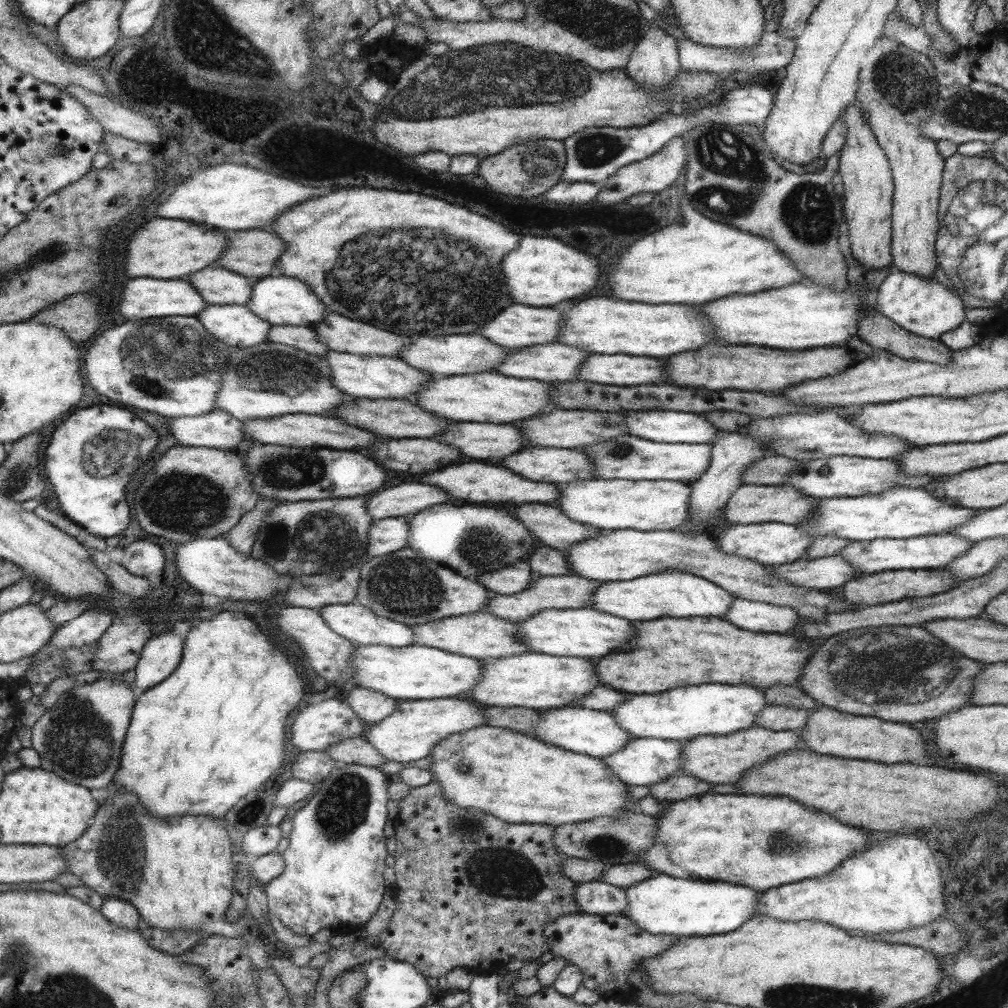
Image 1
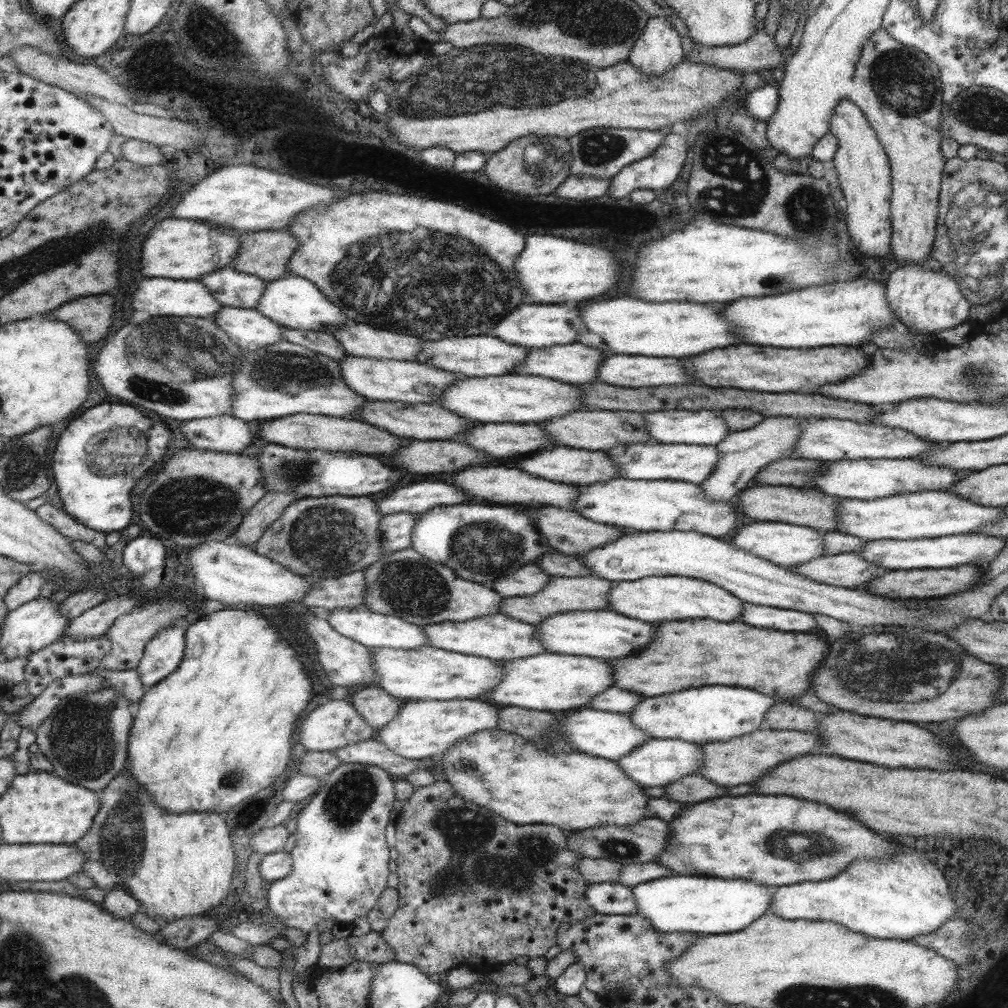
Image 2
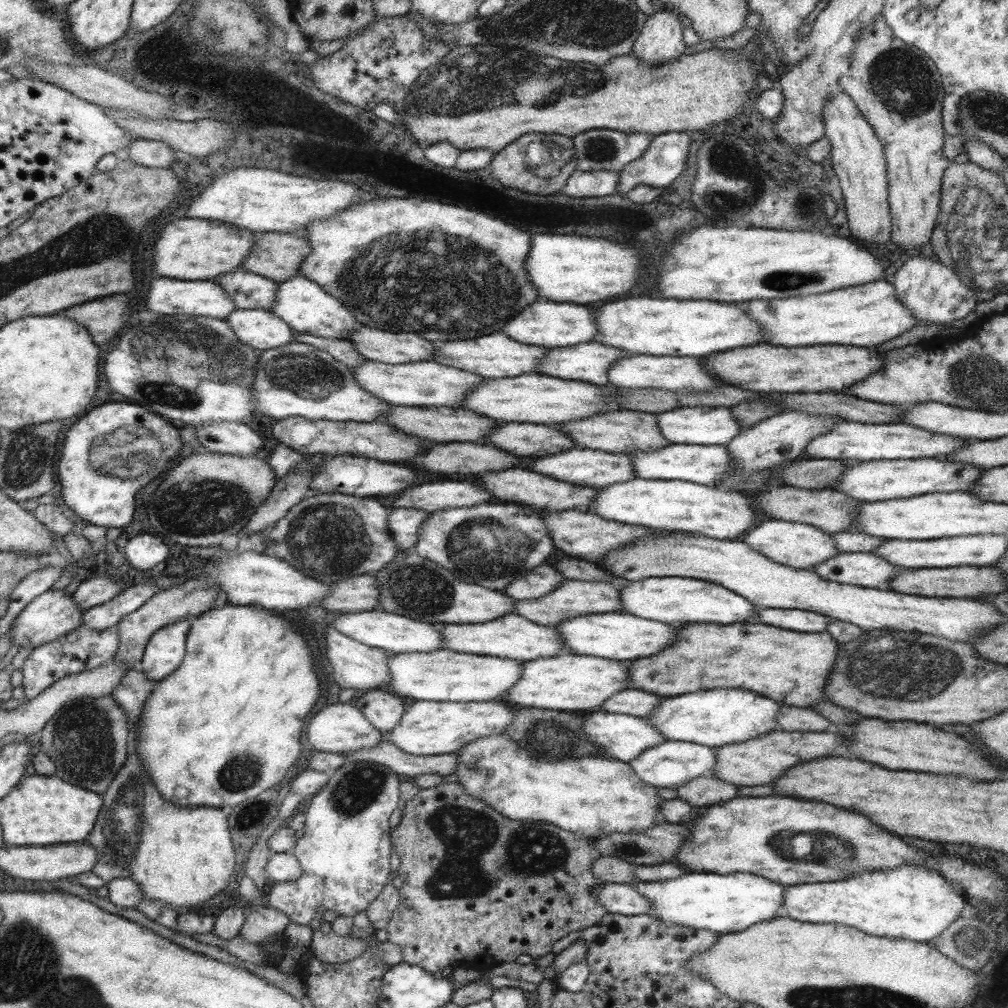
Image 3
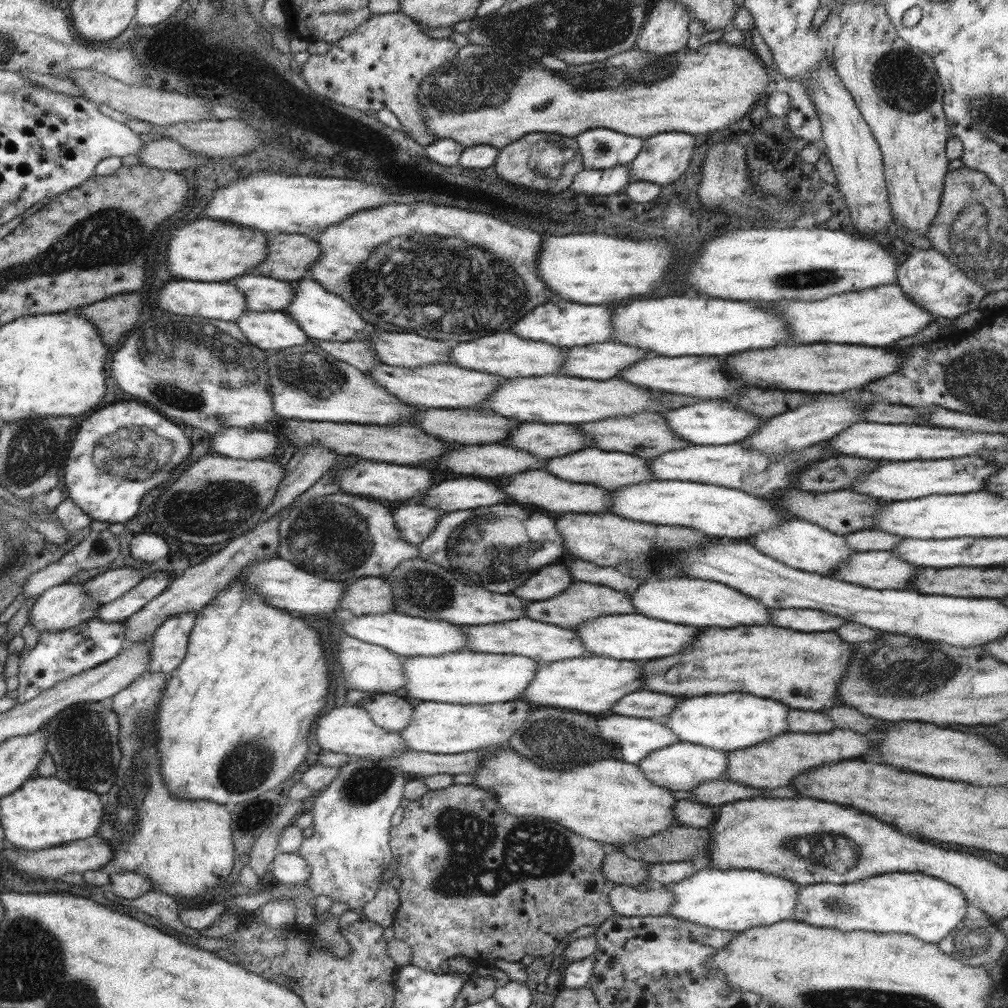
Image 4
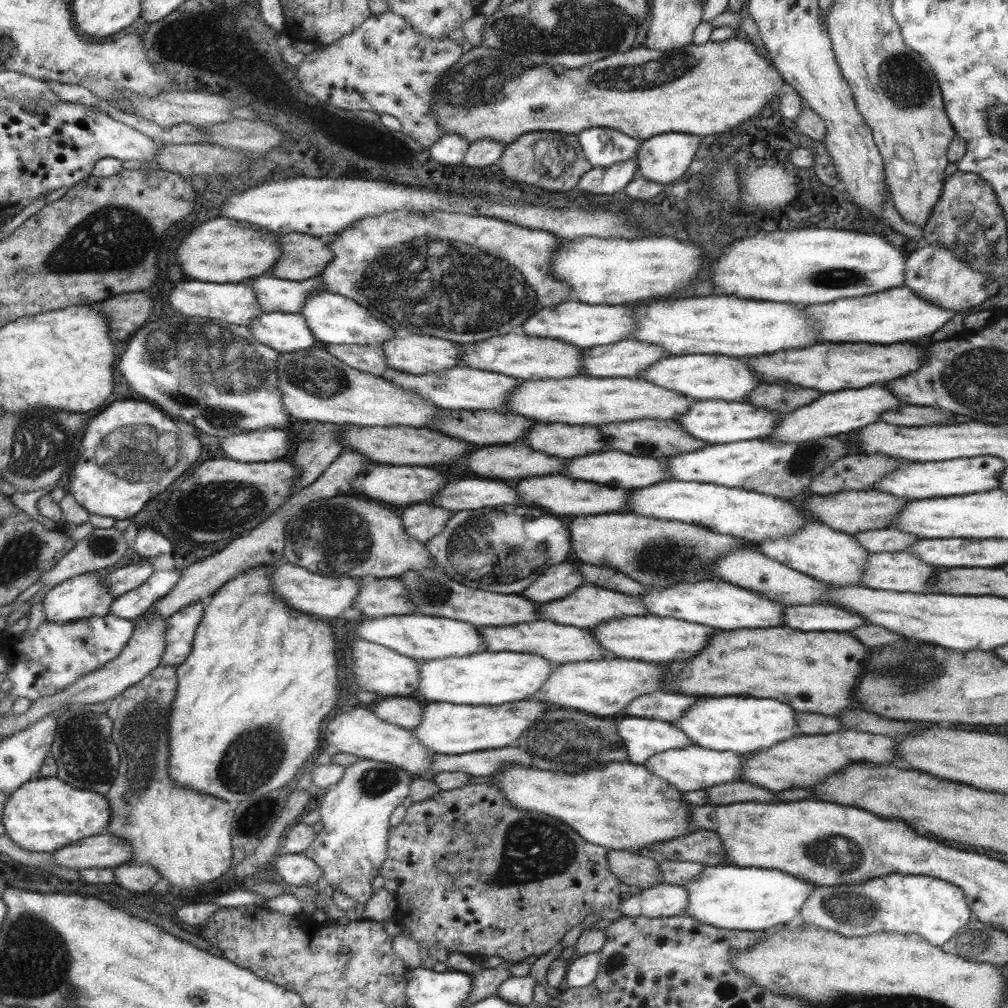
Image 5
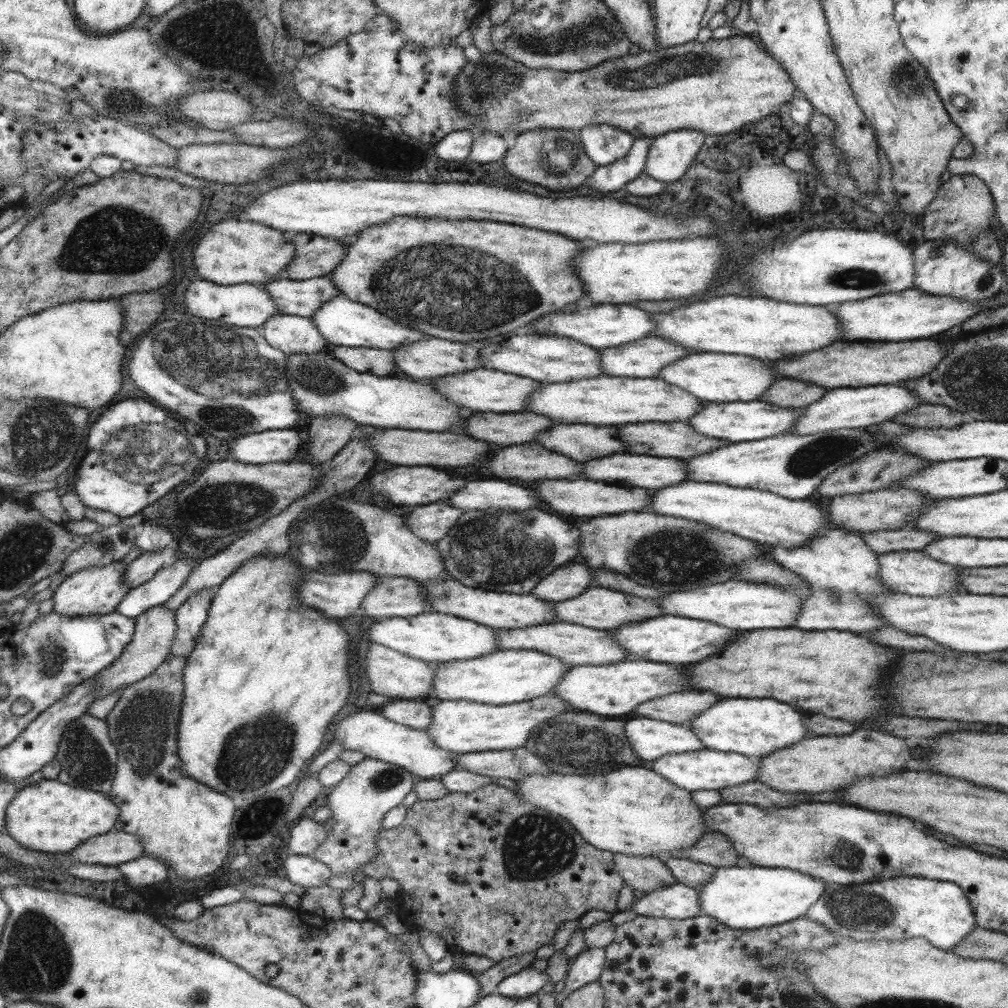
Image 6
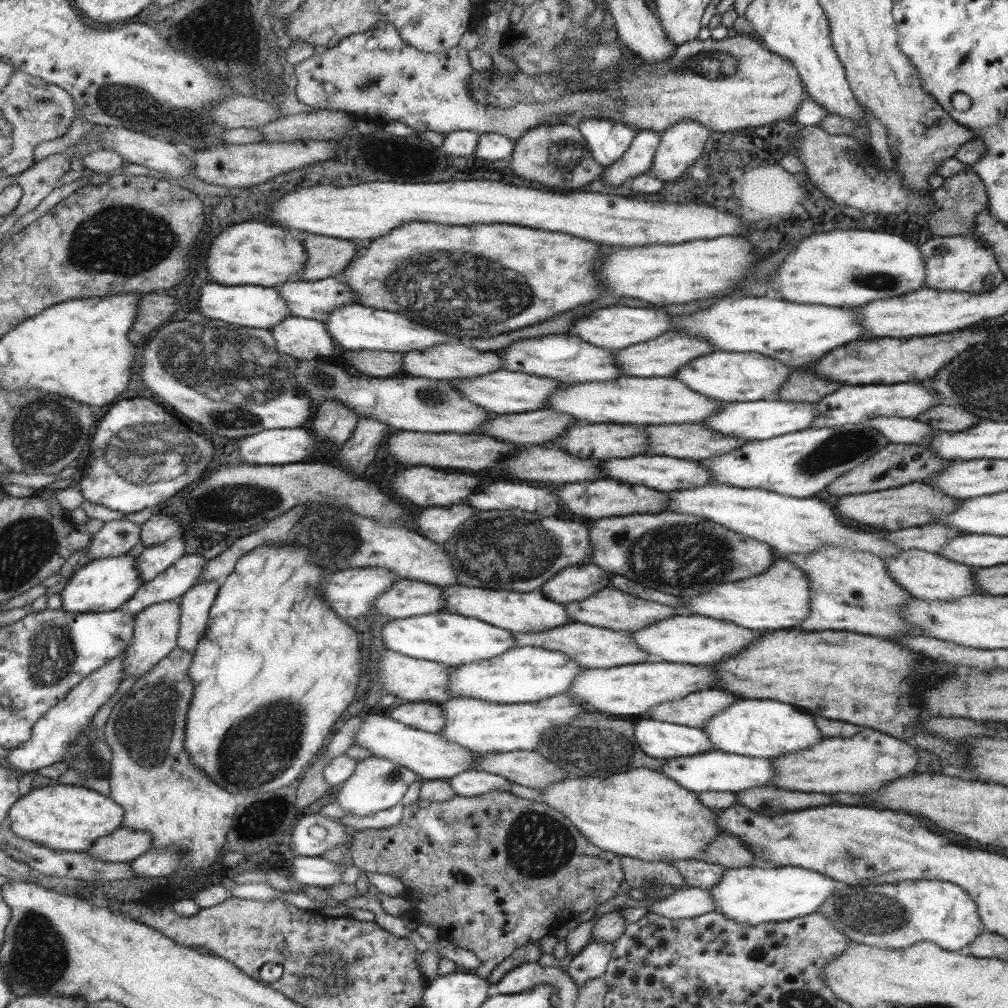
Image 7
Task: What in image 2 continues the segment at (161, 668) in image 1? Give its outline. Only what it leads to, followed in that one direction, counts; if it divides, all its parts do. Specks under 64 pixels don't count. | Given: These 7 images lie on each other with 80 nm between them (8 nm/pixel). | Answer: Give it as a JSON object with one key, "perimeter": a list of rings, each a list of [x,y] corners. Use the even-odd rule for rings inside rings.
{"perimeter":[[[185,624],[161,628],[145,645],[145,655],[137,670],[145,686],[153,686],[172,675],[184,657]]]}

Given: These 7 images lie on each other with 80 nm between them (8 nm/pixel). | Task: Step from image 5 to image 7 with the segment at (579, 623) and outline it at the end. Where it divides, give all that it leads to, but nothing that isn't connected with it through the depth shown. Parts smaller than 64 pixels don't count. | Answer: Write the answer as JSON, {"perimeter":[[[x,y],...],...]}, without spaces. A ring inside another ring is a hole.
{"perimeter":[[[607,586],[603,590],[594,592],[585,600],[568,603],[564,606],[565,612],[572,618],[572,622],[579,622],[595,626],[596,628],[613,629],[615,632],[635,633],[637,630],[649,627],[649,625],[676,616],[675,609],[668,605],[657,604],[651,600],[643,600],[629,596],[616,588]]]}

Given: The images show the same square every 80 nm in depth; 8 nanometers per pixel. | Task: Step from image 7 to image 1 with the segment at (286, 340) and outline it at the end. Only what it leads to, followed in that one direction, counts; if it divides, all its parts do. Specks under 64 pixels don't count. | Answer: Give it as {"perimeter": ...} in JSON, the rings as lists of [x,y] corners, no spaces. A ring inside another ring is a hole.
{"perimeter":[[[209,304],[195,317],[232,350],[267,342],[272,328],[268,321],[239,304]]]}

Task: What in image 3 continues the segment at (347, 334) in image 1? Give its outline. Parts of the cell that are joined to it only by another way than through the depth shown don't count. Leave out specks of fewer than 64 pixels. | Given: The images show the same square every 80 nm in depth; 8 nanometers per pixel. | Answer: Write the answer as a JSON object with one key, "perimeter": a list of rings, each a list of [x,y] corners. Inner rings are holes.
{"perimeter":[[[360,326],[350,332],[349,341],[365,360],[383,364],[405,364],[431,361],[437,346],[412,332],[385,332]]]}

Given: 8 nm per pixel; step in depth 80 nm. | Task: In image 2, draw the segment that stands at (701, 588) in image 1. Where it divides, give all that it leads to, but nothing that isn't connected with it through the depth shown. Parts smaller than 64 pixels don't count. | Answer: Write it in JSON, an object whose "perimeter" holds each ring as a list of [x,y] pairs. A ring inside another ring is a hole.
{"perimeter":[[[647,576],[644,579],[613,583],[608,591],[607,610],[621,616],[637,616],[633,620],[659,624],[671,621],[710,619],[721,623],[739,621],[743,602],[720,585],[685,576]]]}

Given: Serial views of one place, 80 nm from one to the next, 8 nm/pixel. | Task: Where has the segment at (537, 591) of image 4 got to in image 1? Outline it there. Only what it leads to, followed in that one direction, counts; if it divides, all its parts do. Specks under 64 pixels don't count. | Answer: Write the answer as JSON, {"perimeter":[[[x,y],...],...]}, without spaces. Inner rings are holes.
{"perimeter":[[[518,560],[497,571],[483,573],[476,581],[491,593],[512,595],[529,588],[536,577],[525,560]]]}

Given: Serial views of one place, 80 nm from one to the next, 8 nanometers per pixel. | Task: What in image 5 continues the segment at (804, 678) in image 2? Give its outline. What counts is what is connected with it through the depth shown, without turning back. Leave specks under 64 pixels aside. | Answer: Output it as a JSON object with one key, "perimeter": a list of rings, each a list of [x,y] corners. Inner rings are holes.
{"perimeter":[[[753,628],[747,630],[735,630],[735,632],[715,632],[713,638],[709,640],[709,644],[705,646],[705,652],[697,654],[695,658],[691,660],[678,660],[677,662],[671,662],[661,665],[661,689],[663,691],[679,692],[684,695],[694,697],[722,697],[722,696],[741,696],[741,697],[770,697],[773,700],[783,701],[792,707],[795,713],[815,713],[824,714],[825,716],[836,716],[839,712],[845,712],[849,708],[859,708],[859,704],[851,698],[853,696],[853,686],[857,682],[857,676],[865,664],[865,658],[867,658],[867,648],[857,642],[853,636],[849,634],[841,634],[841,632],[797,632],[797,629],[791,628]]]}

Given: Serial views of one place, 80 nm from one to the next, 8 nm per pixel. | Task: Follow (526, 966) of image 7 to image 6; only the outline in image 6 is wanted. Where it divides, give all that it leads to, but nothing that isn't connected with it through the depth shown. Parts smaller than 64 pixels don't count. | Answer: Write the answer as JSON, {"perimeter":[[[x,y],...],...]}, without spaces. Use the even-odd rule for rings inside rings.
{"perimeter":[[[523,969],[515,974],[506,976],[495,988],[495,992],[506,997],[528,997],[539,992],[540,989],[549,989],[544,971]]]}

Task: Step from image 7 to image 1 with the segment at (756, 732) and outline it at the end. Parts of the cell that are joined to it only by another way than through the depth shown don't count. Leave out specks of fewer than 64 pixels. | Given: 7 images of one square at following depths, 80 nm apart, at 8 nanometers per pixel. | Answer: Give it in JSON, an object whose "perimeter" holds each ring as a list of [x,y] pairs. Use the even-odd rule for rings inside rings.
{"perimeter":[[[699,684],[683,686],[653,694],[629,694],[626,699],[609,710],[634,738],[656,738],[685,742],[696,736],[725,736],[753,727],[755,717],[768,703],[763,692],[752,686],[727,686],[727,684]]]}

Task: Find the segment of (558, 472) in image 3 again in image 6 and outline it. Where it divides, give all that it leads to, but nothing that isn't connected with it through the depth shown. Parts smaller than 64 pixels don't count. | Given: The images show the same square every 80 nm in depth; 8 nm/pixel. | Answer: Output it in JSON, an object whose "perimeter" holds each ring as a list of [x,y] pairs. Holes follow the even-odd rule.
{"perimeter":[[[617,454],[617,456],[605,456],[597,458],[585,464],[585,478],[589,480],[609,480],[609,484],[621,484],[621,486],[639,486],[639,488],[651,488],[659,490],[666,486],[675,486],[684,480],[688,480],[688,474],[679,459],[669,457],[637,456],[637,454]]]}

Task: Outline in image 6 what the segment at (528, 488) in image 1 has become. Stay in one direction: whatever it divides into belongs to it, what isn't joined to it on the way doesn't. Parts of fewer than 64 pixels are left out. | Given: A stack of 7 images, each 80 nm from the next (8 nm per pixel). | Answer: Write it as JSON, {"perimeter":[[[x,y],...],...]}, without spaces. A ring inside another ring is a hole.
{"perimeter":[[[543,480],[541,484],[535,486],[537,496],[541,500],[545,500],[549,504],[550,510],[555,512],[563,512],[563,514],[569,514],[569,516],[587,516],[587,518],[603,516],[603,515],[617,515],[623,514],[623,512],[641,512],[647,510],[649,506],[650,496],[647,494],[647,490],[643,488],[635,488],[629,490],[629,488],[619,488],[619,486],[611,486],[611,484],[605,484],[605,482],[593,482],[593,480]]]}

